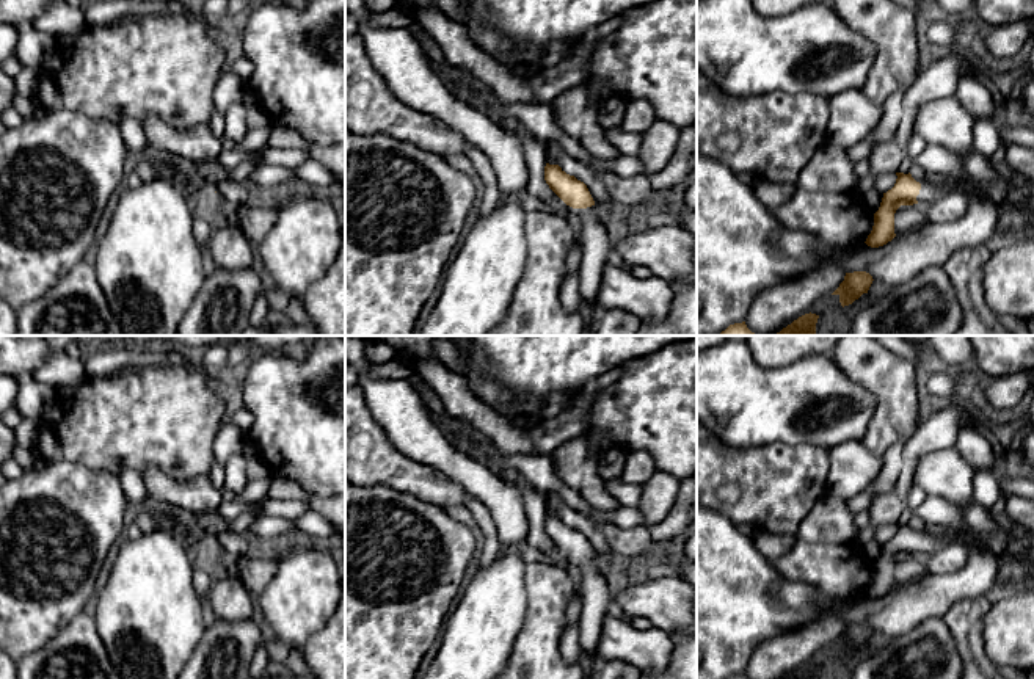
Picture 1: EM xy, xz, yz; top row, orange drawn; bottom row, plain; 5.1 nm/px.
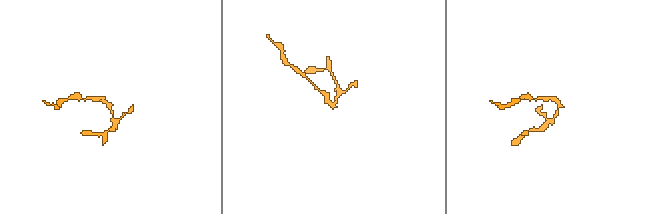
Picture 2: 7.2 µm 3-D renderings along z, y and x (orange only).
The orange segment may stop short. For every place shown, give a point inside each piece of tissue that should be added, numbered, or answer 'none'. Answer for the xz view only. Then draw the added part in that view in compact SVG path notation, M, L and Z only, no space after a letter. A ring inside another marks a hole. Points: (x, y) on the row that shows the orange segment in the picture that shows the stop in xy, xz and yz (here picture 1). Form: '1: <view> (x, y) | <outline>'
1: xz (595, 245) | M595 205L576 210L581 221L579 234L576 237L581 248L581 267L577 270L581 296L598 312L603 273L613 245L598 218Z

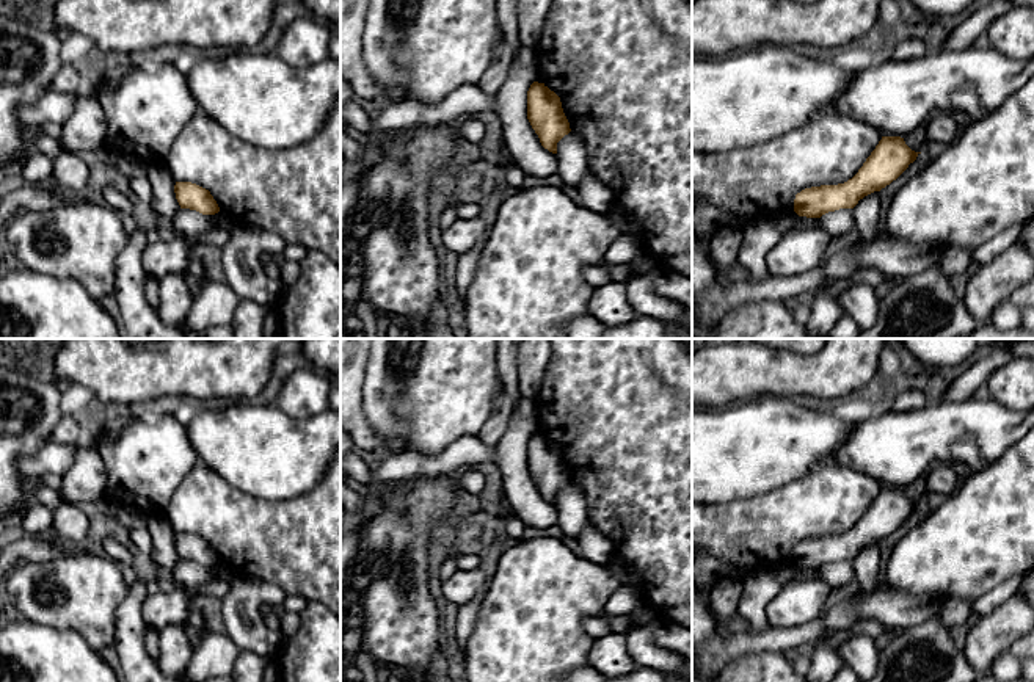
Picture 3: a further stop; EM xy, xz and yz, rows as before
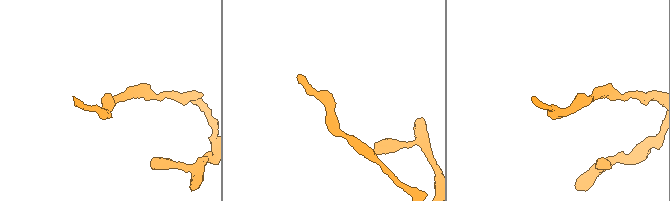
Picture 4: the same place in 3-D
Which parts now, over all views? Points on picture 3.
none

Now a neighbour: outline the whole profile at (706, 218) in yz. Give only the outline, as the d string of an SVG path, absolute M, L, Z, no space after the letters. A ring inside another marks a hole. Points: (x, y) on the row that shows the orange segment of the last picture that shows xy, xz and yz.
M700 198L692 205L692 230L698 237L711 238L719 229L742 229L744 221L739 215L720 210L717 205L709 202L706 198Z

